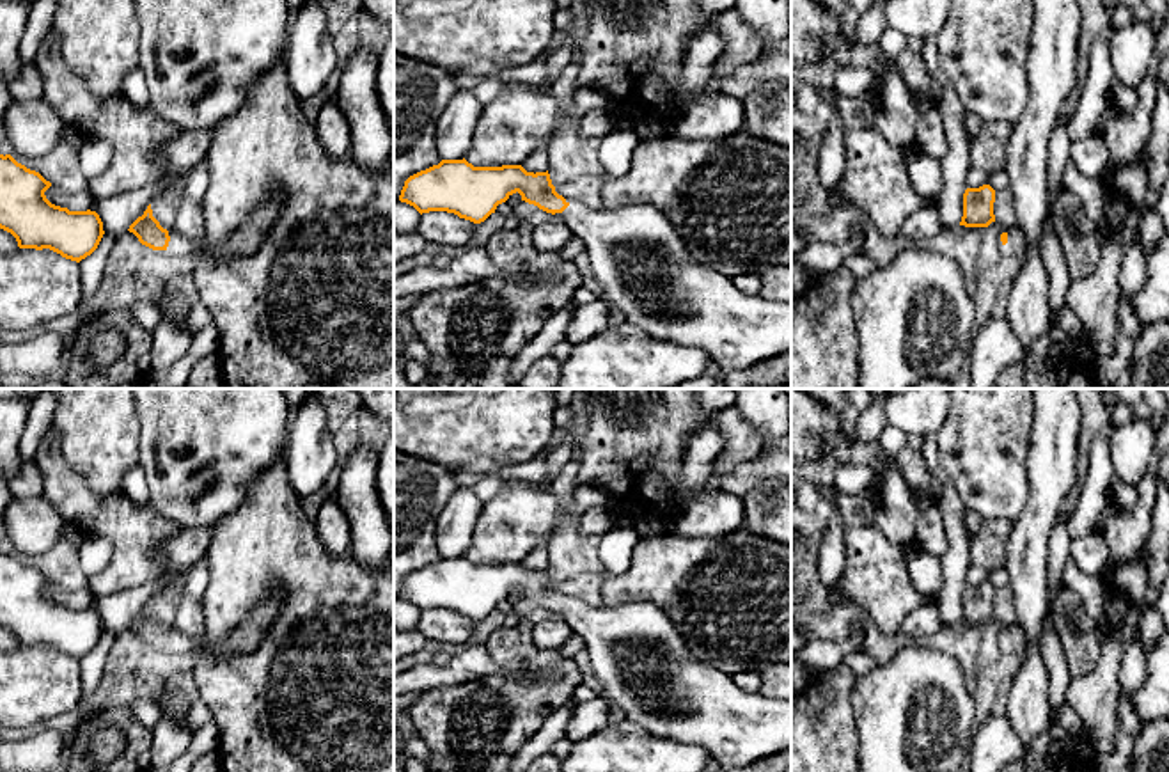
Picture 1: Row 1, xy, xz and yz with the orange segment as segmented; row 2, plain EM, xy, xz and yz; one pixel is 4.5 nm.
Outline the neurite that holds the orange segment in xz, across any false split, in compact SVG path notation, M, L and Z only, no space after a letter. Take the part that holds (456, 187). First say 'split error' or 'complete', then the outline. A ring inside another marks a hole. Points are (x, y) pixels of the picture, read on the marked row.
split error; M465 158L442 160L438 165L410 176L404 181L399 201L413 206L420 215L447 211L474 224L481 224L495 213L498 204L506 202L516 192L522 195L522 201L546 213L562 215L562 222L571 229L573 236L582 241L589 256L592 275L601 286L600 298L617 307L624 314L626 323L640 328L647 335L658 341L701 348L722 373L749 369L757 362L791 351L791 303L777 303L759 295L745 295L729 277L695 261L669 217L655 206L639 204L605 209L580 202L569 204L555 192L548 170L534 174L527 172L522 165L474 167Z

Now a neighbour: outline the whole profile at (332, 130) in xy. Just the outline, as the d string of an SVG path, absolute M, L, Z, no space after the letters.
M326 103L316 119L316 135L325 153L332 158L348 156L351 133L349 124L337 106L337 103Z

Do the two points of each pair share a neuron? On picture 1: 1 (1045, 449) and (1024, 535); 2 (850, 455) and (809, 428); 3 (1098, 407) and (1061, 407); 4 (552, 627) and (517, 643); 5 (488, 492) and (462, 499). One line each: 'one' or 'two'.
1: one
2: one
3: two
4: two
5: two

